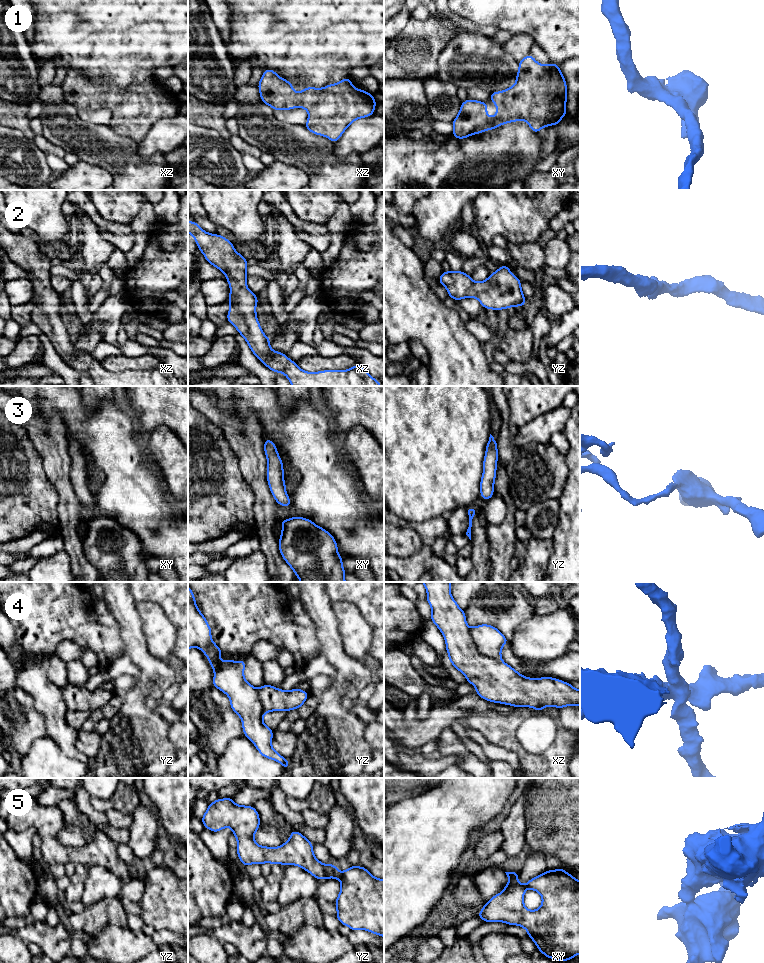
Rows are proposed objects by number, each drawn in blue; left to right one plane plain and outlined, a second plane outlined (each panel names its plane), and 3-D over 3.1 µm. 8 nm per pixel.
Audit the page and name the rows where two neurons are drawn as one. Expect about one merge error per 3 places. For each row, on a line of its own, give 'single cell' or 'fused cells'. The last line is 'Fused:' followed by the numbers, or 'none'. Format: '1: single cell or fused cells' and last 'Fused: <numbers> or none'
1: single cell
2: single cell
3: single cell
4: fused cells
5: fused cells
Fused: 4, 5

